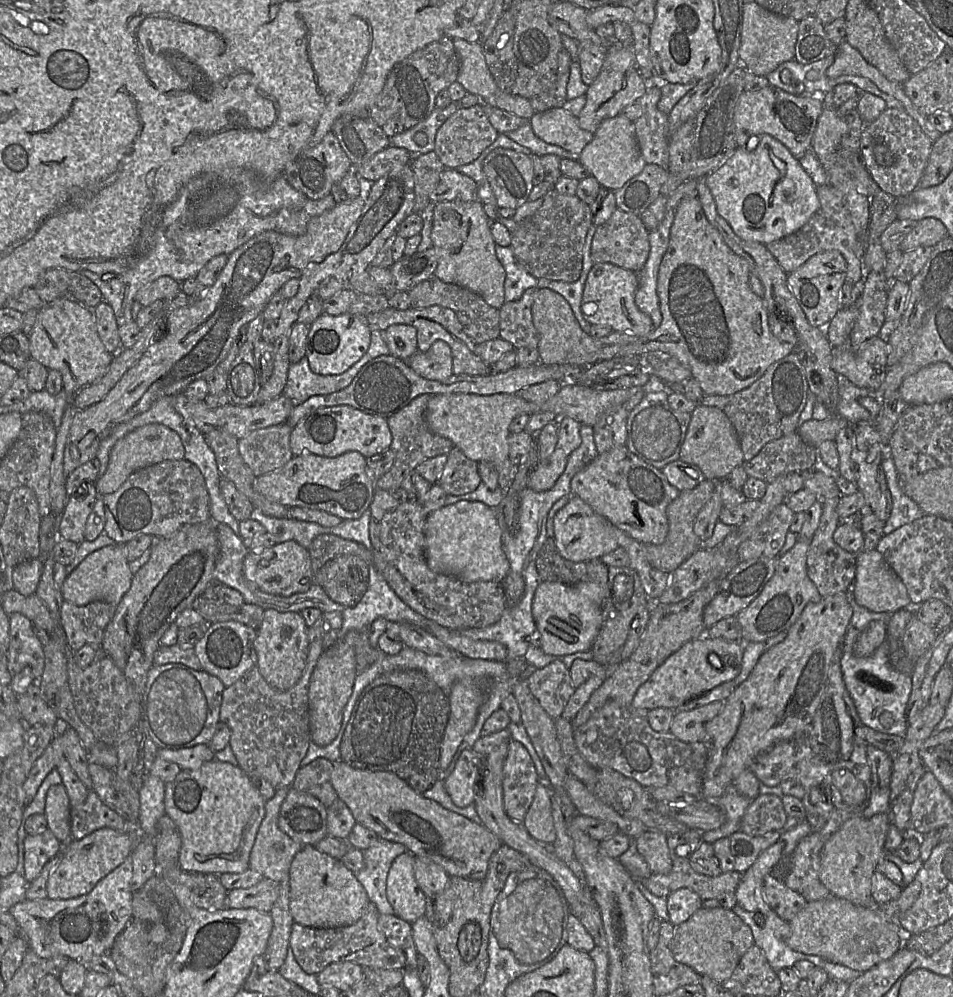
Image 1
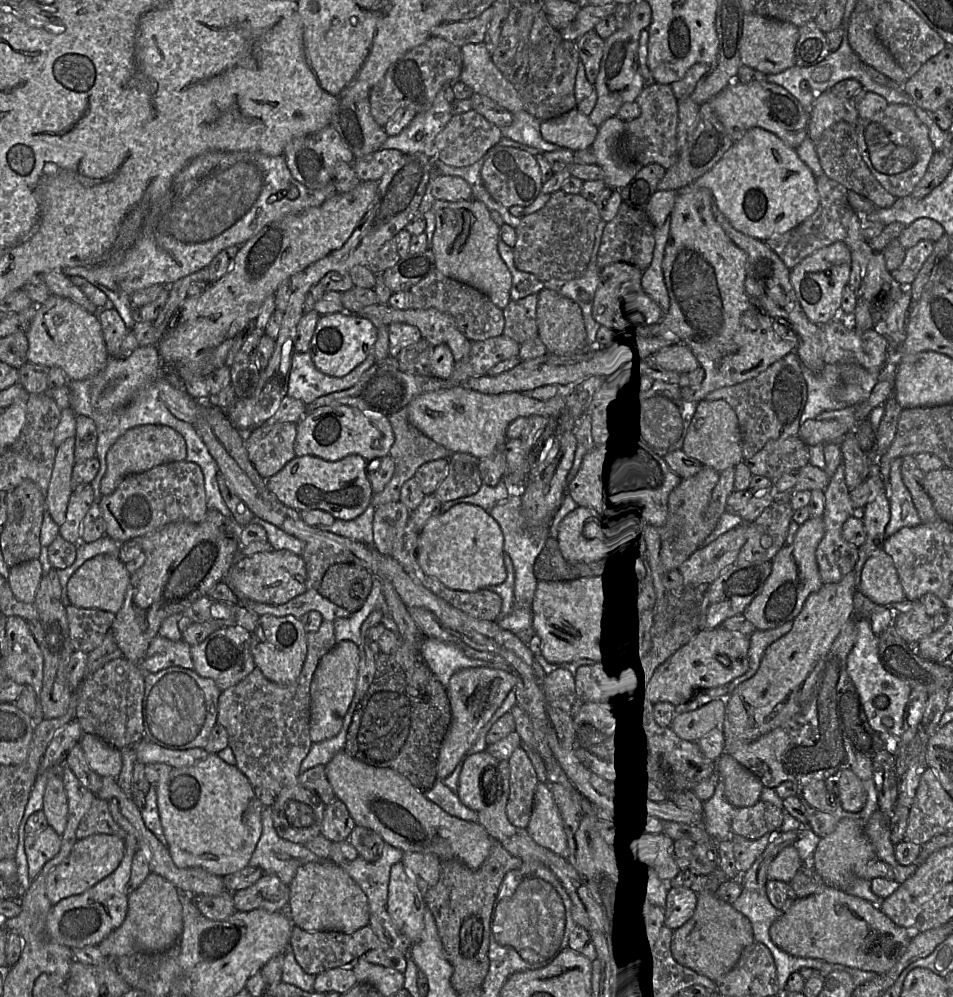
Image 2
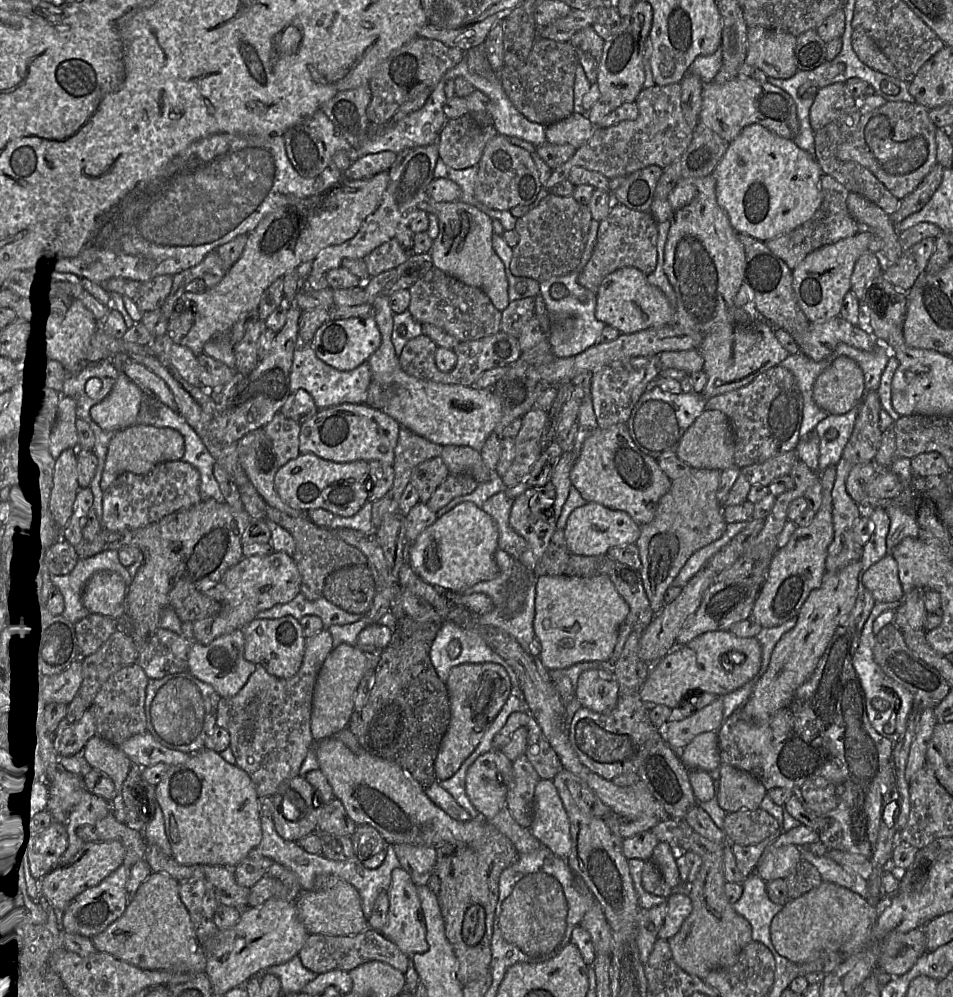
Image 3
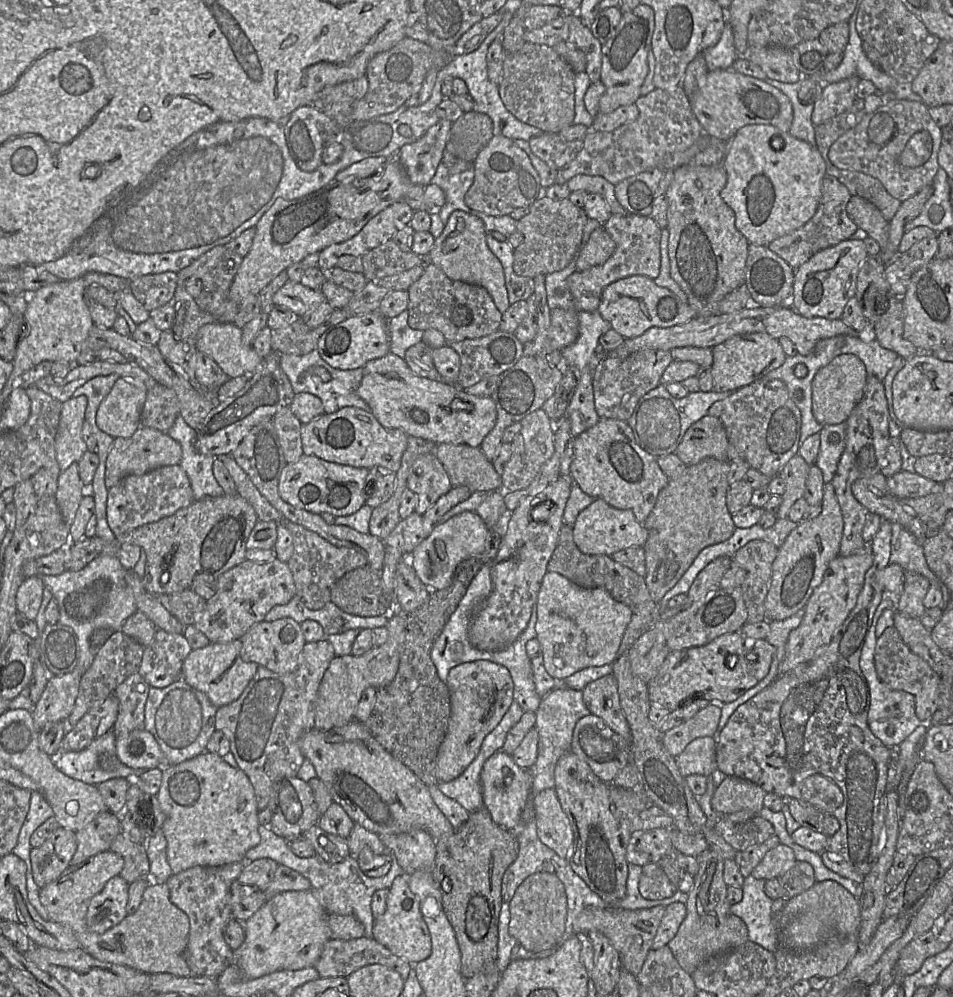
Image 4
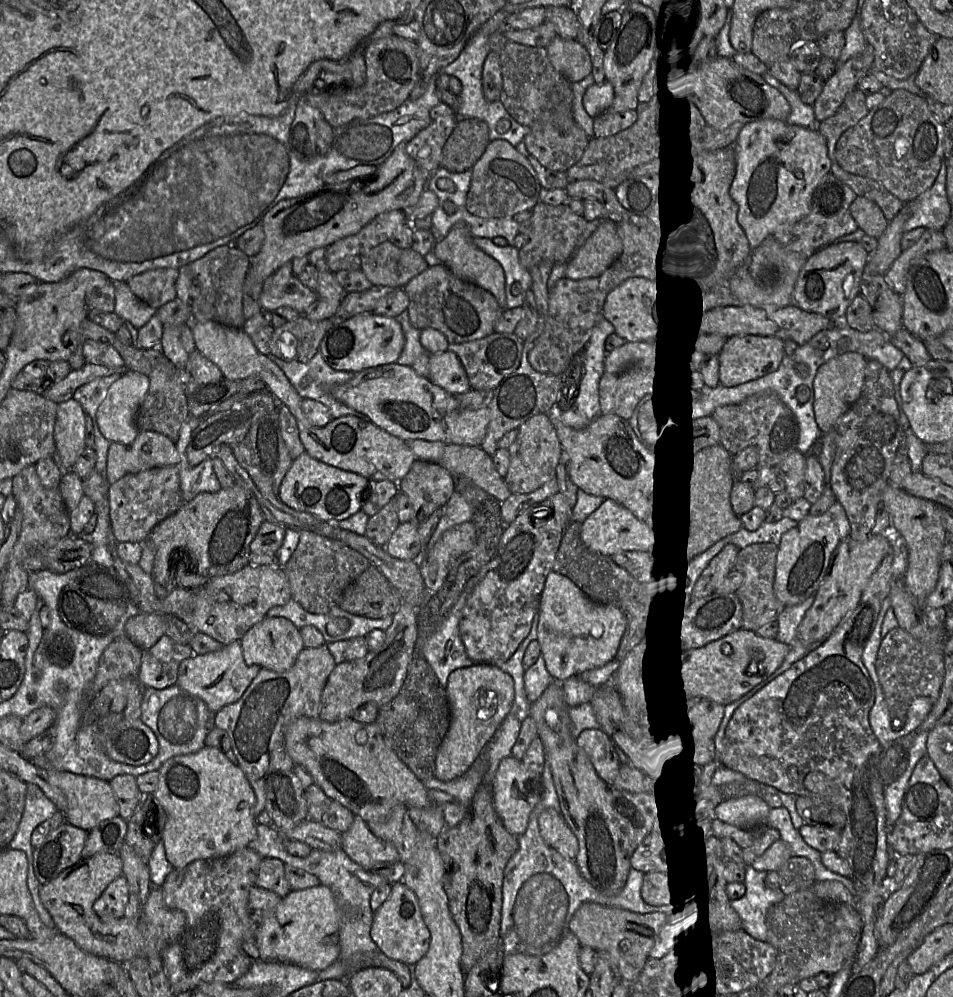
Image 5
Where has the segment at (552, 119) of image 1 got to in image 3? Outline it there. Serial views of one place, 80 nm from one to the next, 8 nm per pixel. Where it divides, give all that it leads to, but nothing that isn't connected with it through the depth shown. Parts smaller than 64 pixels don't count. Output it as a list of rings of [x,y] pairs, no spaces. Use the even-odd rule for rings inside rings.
[[[573,112],[569,117],[547,126],[545,137],[551,144],[571,144],[580,148],[591,137],[595,127],[587,114]]]

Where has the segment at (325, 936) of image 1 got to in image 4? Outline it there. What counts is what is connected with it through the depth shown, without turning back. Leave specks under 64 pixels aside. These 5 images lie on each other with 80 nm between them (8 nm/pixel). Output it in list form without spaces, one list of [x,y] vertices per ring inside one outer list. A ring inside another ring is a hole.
[[[362,936],[350,940],[328,940],[314,968],[320,977],[348,977],[359,968],[370,964],[387,966],[397,971],[404,981],[413,967],[373,937]]]

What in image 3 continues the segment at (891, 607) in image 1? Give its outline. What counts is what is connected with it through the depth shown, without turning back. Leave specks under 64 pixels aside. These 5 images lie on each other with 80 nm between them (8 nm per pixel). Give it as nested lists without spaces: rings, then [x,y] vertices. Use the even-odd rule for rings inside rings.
[[[890,553],[866,570],[863,584],[876,602],[901,602],[905,595],[899,580],[898,564]]]

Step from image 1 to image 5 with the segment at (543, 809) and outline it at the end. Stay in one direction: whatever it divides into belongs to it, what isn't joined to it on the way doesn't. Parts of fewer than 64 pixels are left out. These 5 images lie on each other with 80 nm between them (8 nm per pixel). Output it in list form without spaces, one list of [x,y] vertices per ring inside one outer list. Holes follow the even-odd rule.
[[[553,808],[544,809],[538,816],[538,826],[546,844],[567,859],[576,858],[579,850],[578,840],[561,811]]]

